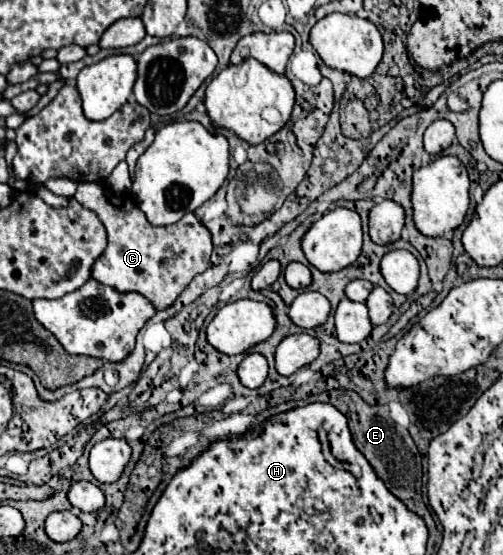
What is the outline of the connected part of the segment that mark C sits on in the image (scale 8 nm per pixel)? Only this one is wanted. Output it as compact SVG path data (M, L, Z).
M79 183L75 193L75 199L85 209L91 209L107 229L107 247L93 263L91 277L121 293L141 293L157 311L171 307L187 289L187 283L209 267L211 233L193 213L173 225L153 227L131 193L117 195L105 187L103 183Z

